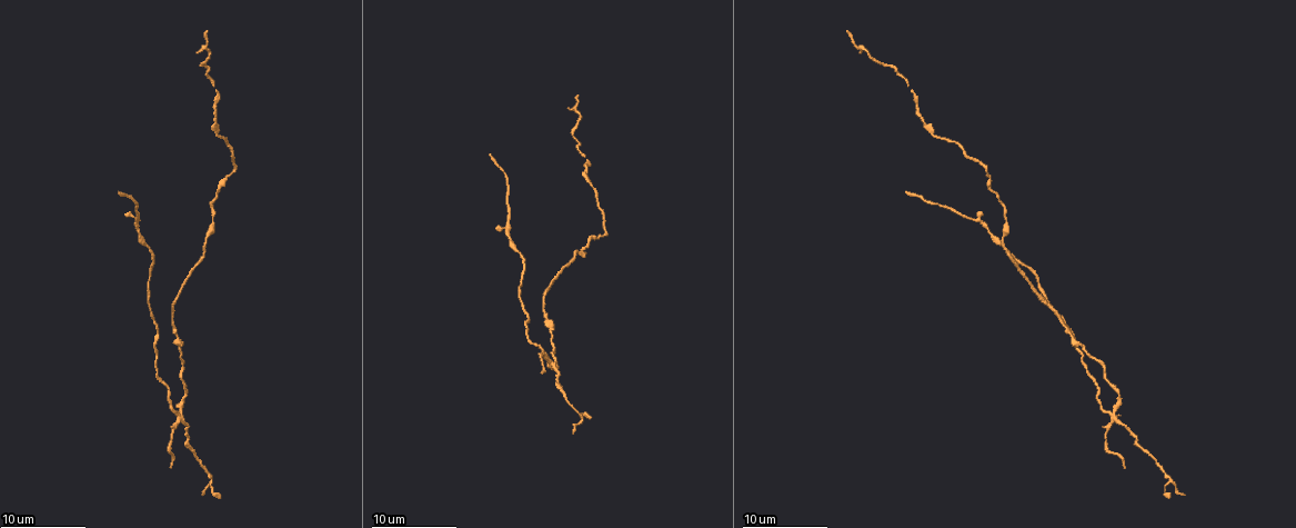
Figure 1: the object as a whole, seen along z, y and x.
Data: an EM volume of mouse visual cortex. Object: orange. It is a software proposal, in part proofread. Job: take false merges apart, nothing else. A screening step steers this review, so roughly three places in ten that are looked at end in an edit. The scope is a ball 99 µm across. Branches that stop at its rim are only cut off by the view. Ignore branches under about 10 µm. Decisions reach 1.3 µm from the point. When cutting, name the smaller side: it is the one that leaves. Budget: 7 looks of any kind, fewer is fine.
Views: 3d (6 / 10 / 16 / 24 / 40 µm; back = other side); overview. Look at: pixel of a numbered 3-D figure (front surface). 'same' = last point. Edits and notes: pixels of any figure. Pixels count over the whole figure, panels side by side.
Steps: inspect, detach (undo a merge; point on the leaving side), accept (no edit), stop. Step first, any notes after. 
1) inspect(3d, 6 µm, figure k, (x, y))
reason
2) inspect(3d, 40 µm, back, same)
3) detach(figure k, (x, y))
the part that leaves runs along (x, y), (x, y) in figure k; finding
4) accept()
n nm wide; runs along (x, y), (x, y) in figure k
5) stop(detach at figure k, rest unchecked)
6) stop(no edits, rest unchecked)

inspect(3d, 6 µm, figure 1, (177, 416))
looks like a crossing

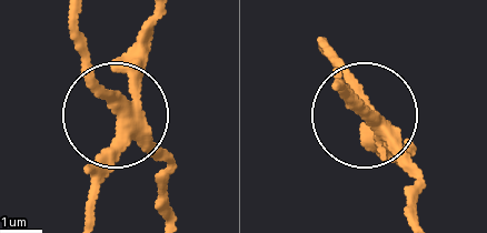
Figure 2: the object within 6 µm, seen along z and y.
detach(figure 2, (97, 165))
4 arms; the part that leaves runs along (131, 120), (86, 68), (68, 14) in figure 2; a second neuron is stuck on

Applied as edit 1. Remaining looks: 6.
inspect(overview)

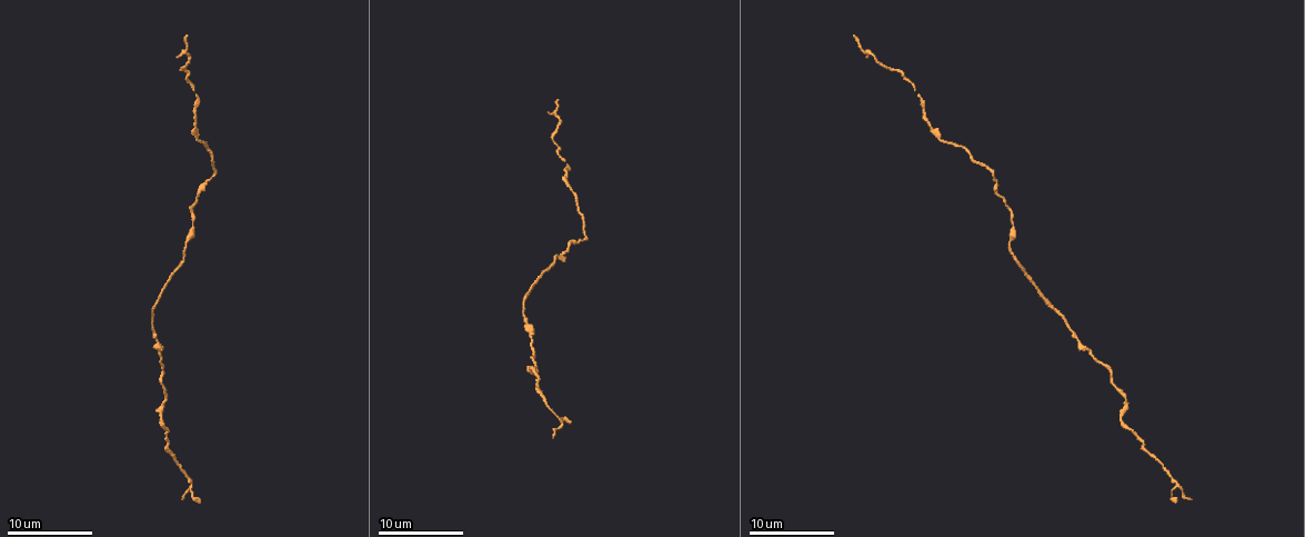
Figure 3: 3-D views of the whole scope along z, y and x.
inspect(3d, 6 µm, figure 3, (565, 178))
sudden change in width

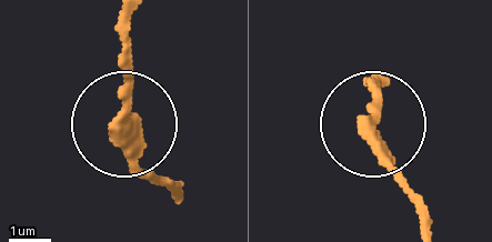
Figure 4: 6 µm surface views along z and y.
accept()
340 nm wide; runs along (179, 199), (137, 163), (122, 111), (122, 29) in figure 4; one neuron here

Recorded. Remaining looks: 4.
stop(detach at figure 2, rest unchecked)

